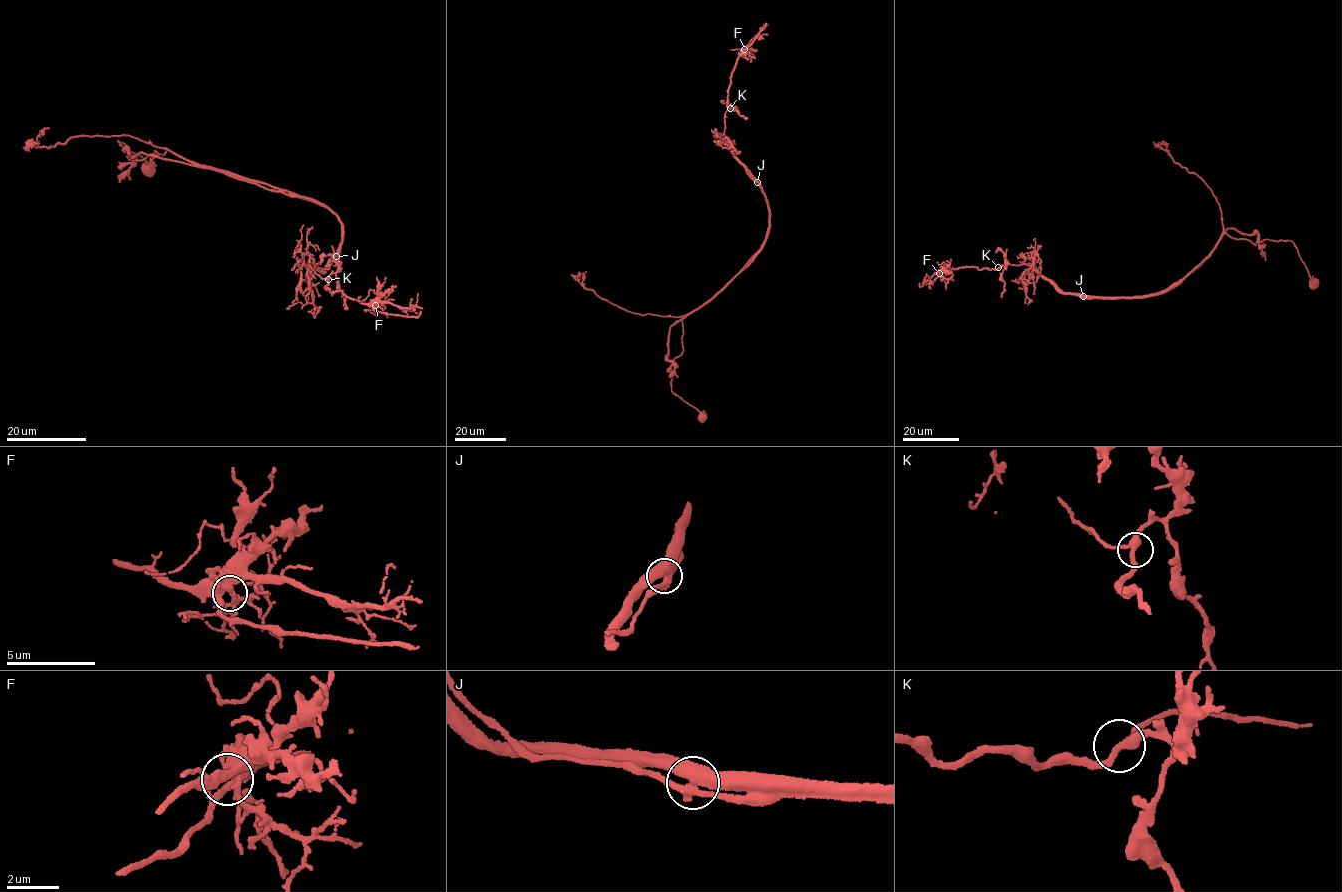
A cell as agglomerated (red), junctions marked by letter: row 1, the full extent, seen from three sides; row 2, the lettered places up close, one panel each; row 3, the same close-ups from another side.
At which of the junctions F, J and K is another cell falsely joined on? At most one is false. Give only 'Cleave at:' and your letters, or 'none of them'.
Cleave at: J

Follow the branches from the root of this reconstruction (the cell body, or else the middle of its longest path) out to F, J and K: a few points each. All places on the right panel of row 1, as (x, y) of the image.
F: (1313, 284), (1291, 241), (1255, 245), (1225, 232), (1182, 279), (1143, 296), (1068, 294), (1025, 264), (939, 273)
J: (1313, 284), (1291, 241), (1264, 239), (1255, 245), (1225, 232), (1207, 257), (1165, 290), (1129, 297), (1082, 297)
K: (1313, 284), (1291, 241), (1255, 245), (1225, 232), (1182, 279), (1143, 296), (1068, 294), (1025, 264), (998, 267)

